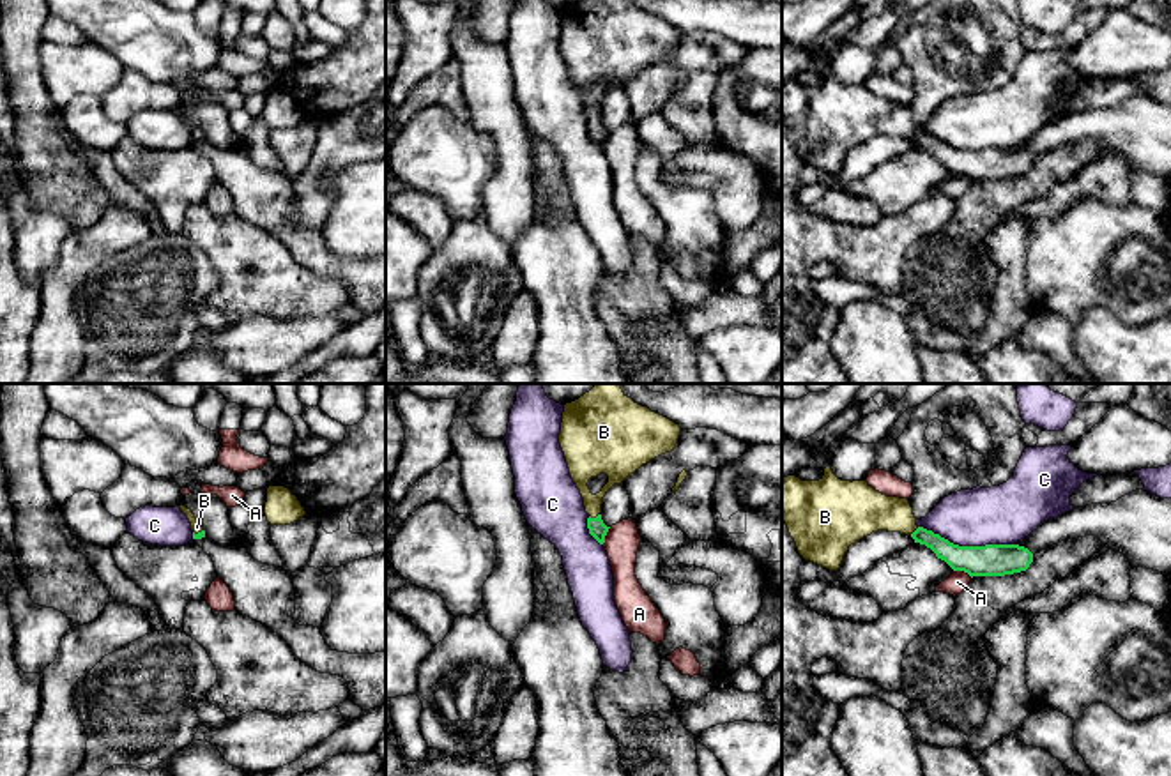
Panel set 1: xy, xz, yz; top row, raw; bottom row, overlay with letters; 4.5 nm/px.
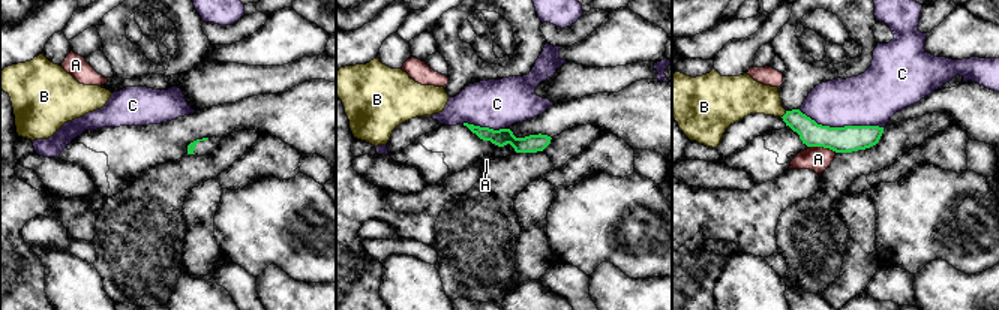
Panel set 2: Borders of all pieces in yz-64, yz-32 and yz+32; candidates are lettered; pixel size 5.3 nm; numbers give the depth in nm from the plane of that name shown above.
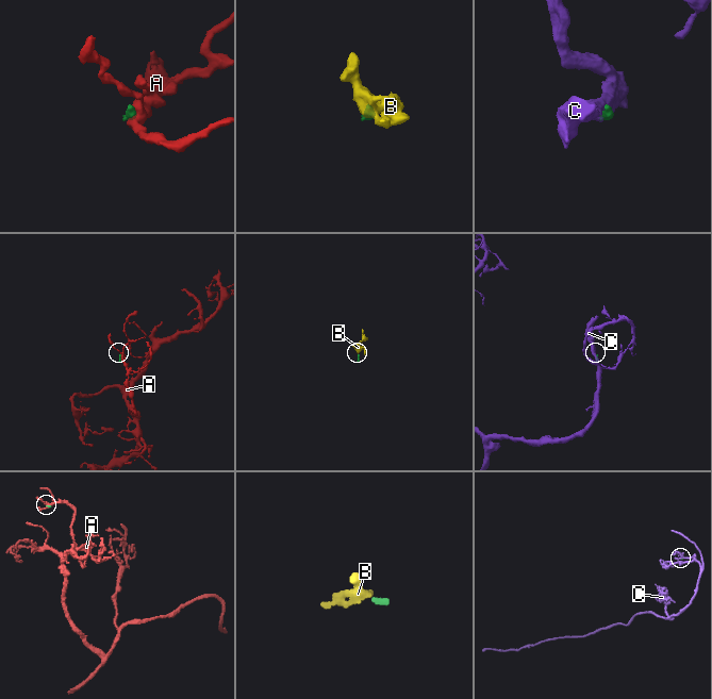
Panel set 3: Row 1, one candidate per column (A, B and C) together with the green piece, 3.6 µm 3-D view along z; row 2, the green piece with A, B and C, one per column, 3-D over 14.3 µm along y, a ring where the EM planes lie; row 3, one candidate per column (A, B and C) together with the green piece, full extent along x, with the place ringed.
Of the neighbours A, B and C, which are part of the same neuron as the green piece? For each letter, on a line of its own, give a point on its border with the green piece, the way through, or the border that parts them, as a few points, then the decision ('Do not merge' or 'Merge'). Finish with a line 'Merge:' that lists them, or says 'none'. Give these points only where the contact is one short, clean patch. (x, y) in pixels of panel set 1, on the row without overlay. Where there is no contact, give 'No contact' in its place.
A: Touches green at yz (963, 174). Boundary: yz (954, 174), (963, 174), (972, 181). Do not merge
B: Touches green at xz (593, 122). Path across: xz (596, 131), (593, 122), (582, 91), (588, 68). Merge
C: Touches green at yz (966, 151). Boundary: yz (918, 129), (959, 149), (1012, 149). Do not merge
Merge: B

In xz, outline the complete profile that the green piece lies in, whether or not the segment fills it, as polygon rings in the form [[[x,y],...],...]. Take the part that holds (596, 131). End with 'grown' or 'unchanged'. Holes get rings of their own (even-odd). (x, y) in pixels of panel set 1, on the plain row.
[[[580,0],[564,9],[559,48],[584,103],[589,138],[600,148],[610,133],[600,118],[607,95],[642,69],[674,55],[679,37],[679,28],[628,0]],[[600,78],[607,78],[608,87],[593,99],[587,87]]]; grown

